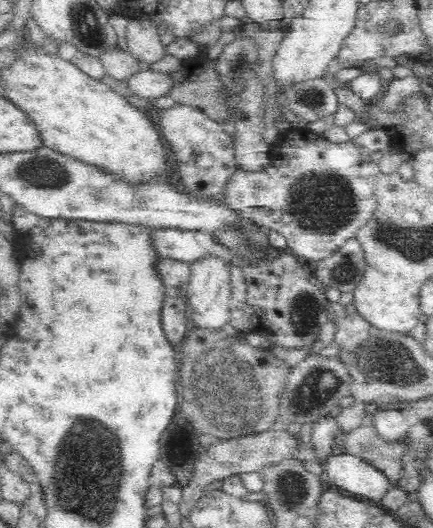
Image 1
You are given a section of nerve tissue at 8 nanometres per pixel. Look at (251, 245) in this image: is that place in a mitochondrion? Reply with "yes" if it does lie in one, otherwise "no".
yes

